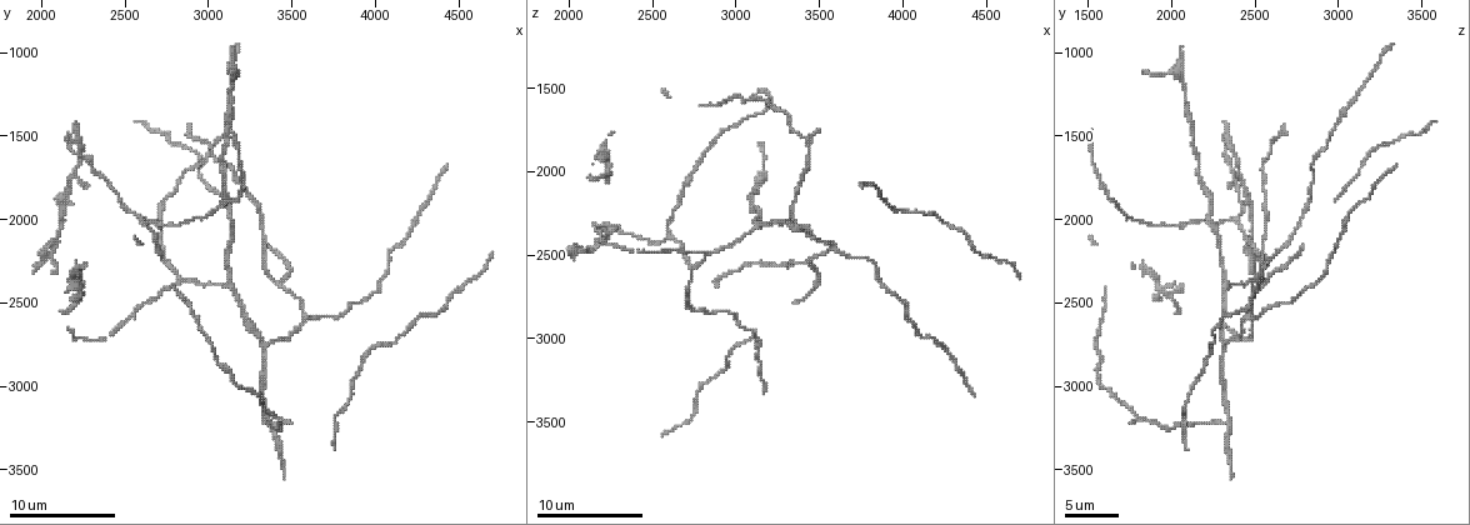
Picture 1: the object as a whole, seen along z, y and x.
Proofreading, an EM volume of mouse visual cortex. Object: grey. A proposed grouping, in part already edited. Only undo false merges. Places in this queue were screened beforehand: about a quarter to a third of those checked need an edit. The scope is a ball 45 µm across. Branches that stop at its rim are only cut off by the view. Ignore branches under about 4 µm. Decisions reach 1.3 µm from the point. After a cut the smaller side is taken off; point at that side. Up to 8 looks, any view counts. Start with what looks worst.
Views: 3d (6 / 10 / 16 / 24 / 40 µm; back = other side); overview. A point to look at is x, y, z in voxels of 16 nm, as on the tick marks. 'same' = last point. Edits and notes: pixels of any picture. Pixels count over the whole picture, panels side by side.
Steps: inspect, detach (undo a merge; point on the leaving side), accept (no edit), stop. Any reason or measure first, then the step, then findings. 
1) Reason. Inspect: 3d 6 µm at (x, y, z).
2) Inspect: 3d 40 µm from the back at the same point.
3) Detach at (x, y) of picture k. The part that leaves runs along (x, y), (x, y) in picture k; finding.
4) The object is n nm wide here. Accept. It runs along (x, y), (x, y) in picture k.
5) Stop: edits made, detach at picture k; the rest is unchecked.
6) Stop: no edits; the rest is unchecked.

Inspect: 3d 16 µm at (2740, 2240, 2600).

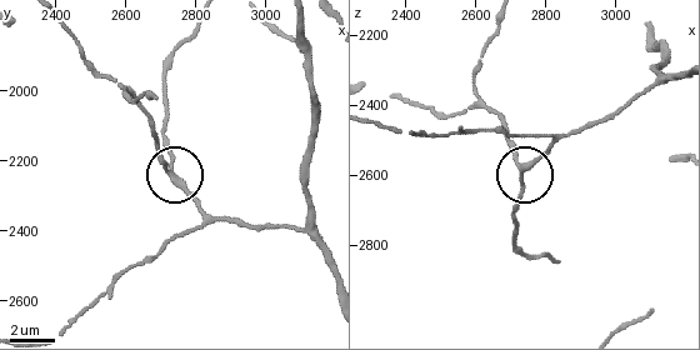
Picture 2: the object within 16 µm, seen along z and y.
Inspect: 3d 16 µm from the back at (2730, 2240, 2590).

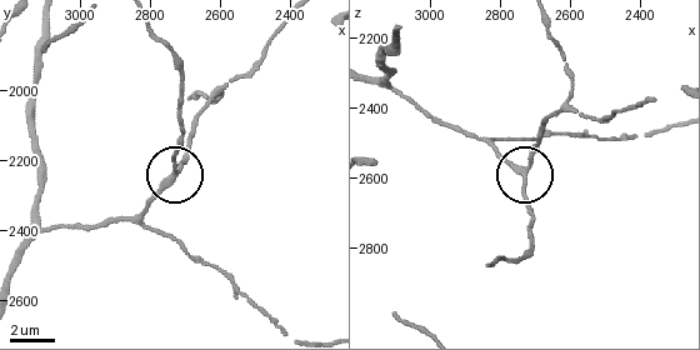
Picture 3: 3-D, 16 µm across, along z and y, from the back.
The object is 210 nm wide here. Accept. It runs along (371, 76), (445, 123), (479, 135), (521, 173), (544, 123) in picture 3; one cell here.

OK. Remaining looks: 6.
Branch point. Inspect: 3d 10 µm at (3420, 2400, 2560).

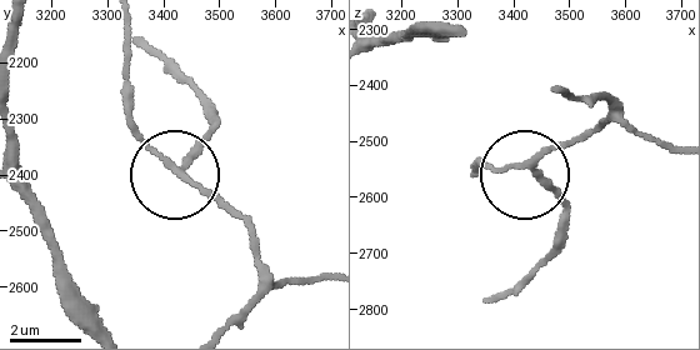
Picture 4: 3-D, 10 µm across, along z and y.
3 arms meet here. Accept. It runs along (561, 88), (606, 108), (594, 126), (529, 168), (568, 219) in picture 4; continuous, no second cell.

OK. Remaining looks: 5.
Calibre changes. Inspect: 3d 6 µm at (3160, 1740, 2560).

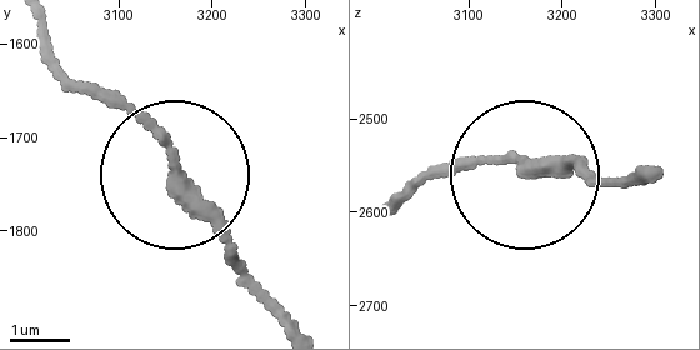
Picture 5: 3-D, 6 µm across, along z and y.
Accept. It runs along (300, 319), (210, 199), (50, 54) in picture 5; one cell here.

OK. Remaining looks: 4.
Sudden change in width. Inspect: 3d 10 µm at (2880, 1720, 2840).

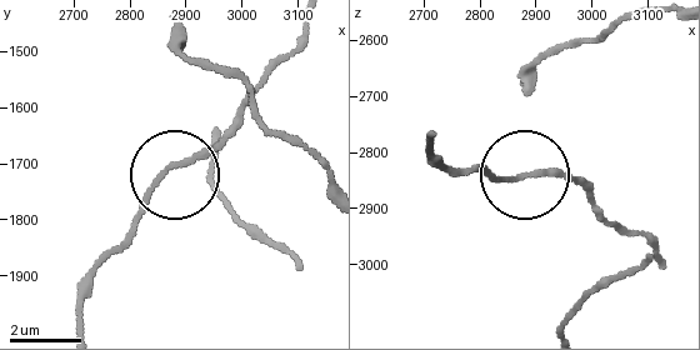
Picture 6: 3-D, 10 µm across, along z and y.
Accept. It runs along (434, 134), (436, 158), (470, 173), (593, 181) in picture 6; all the same cell.

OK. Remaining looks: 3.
Stop: no edits; the rest is unchecked.

